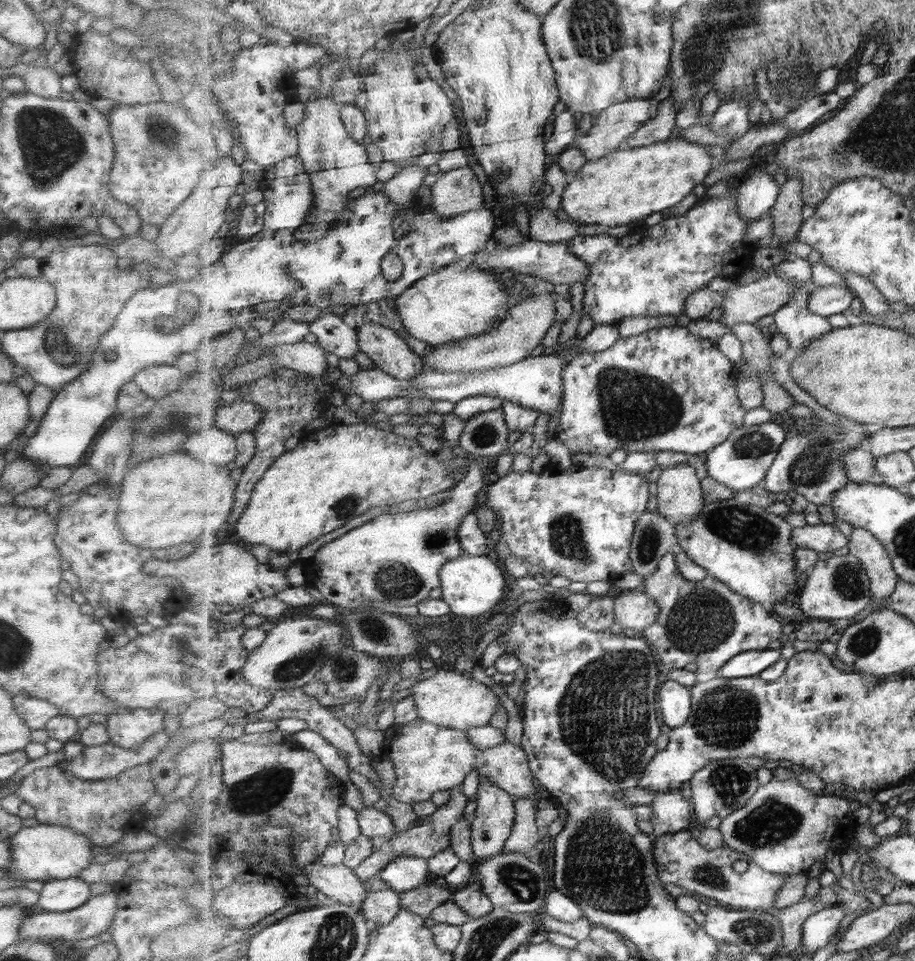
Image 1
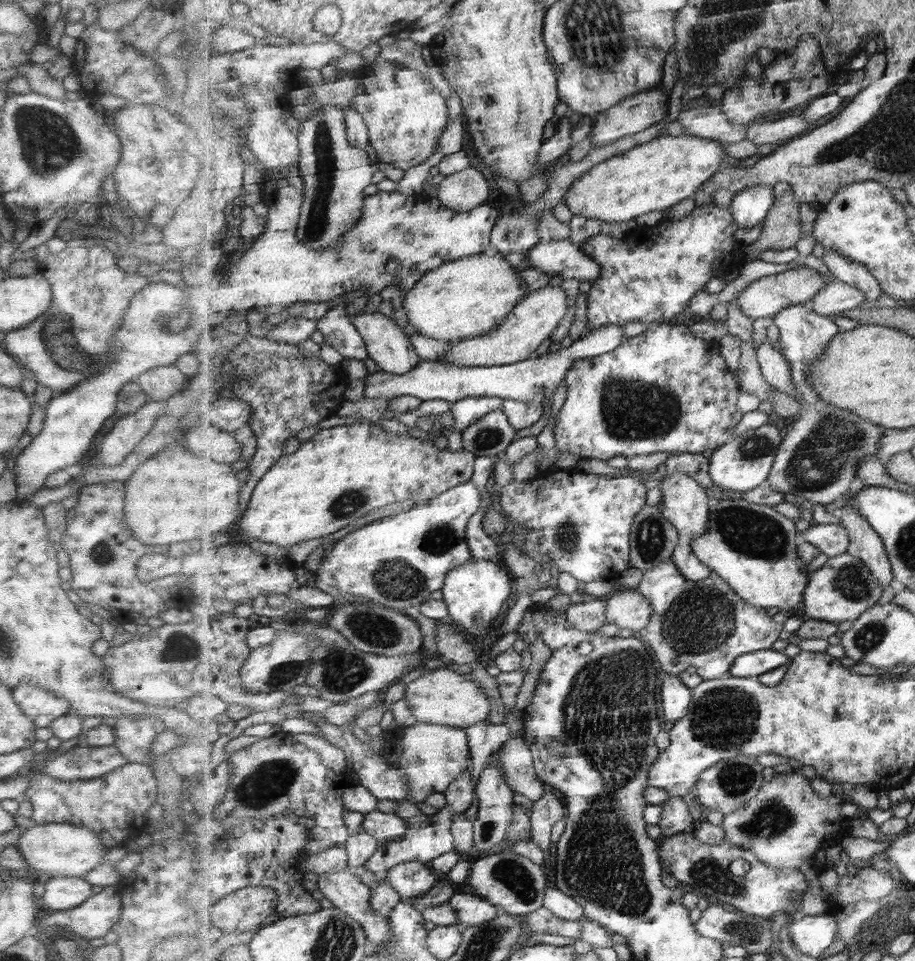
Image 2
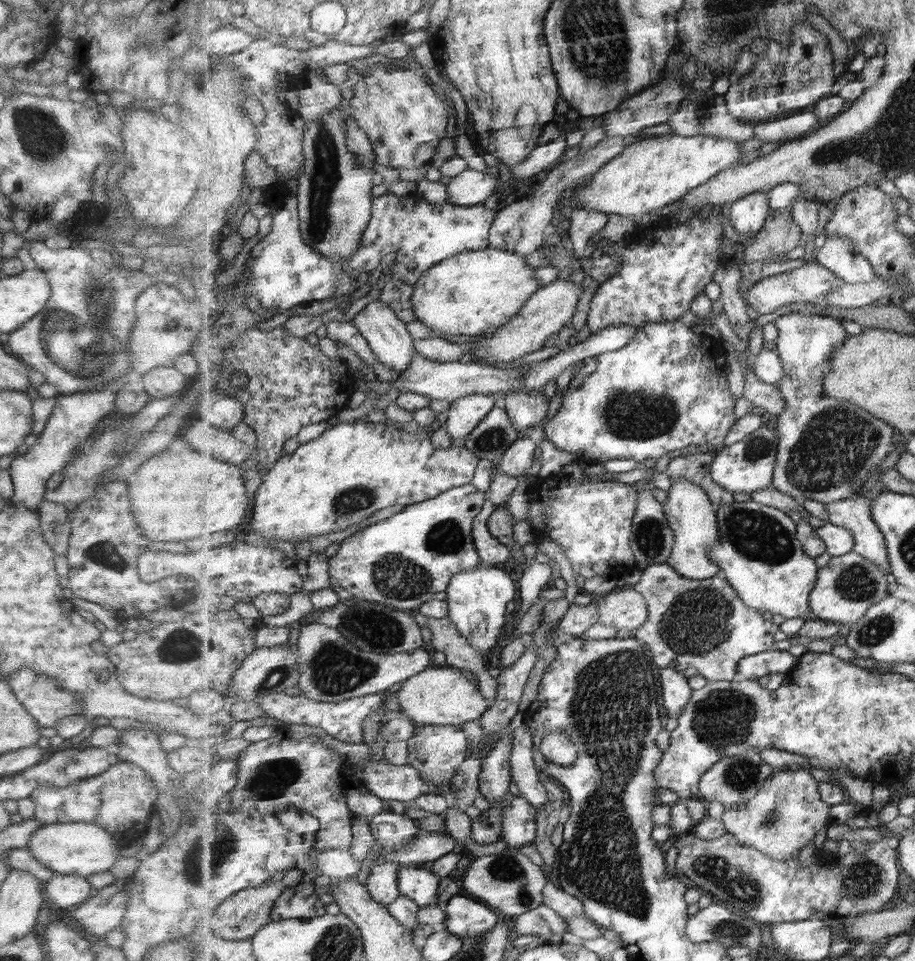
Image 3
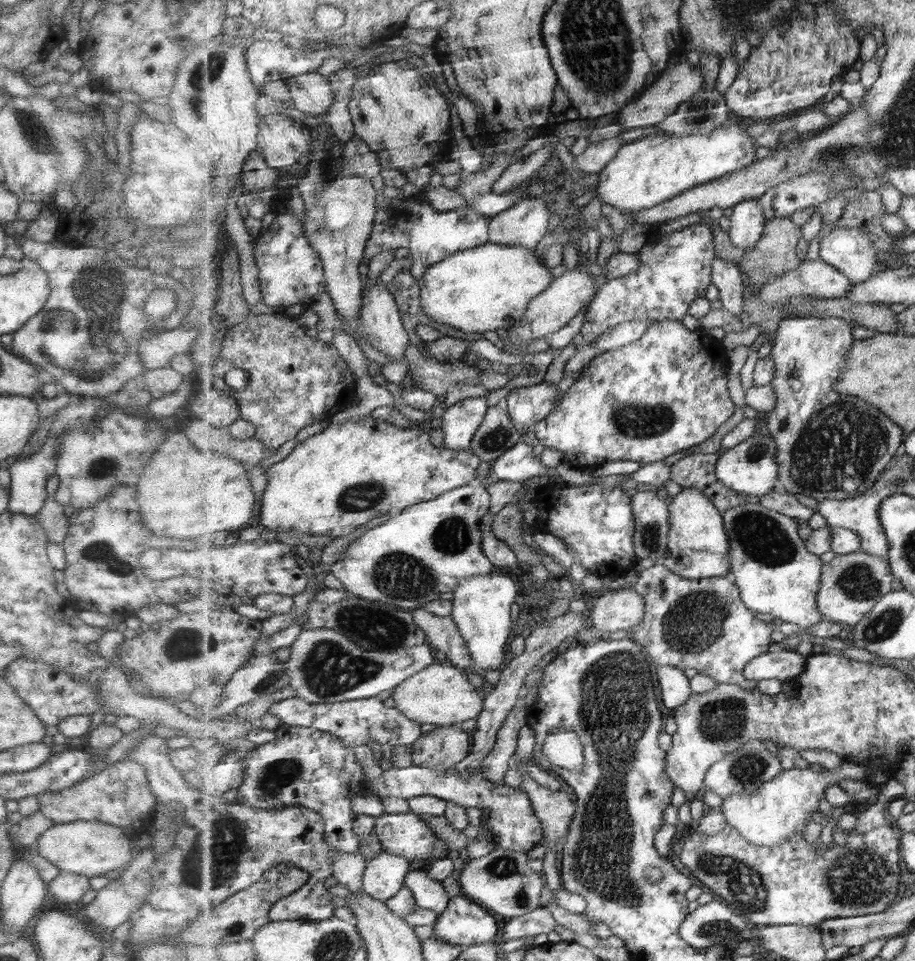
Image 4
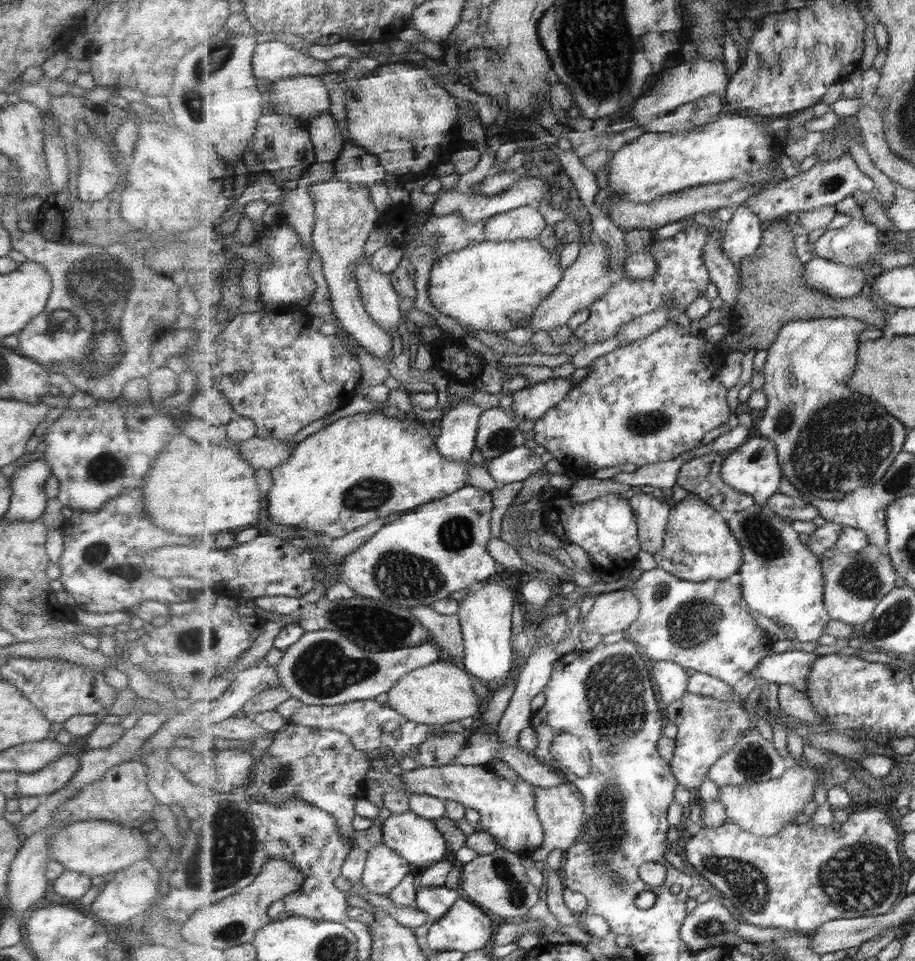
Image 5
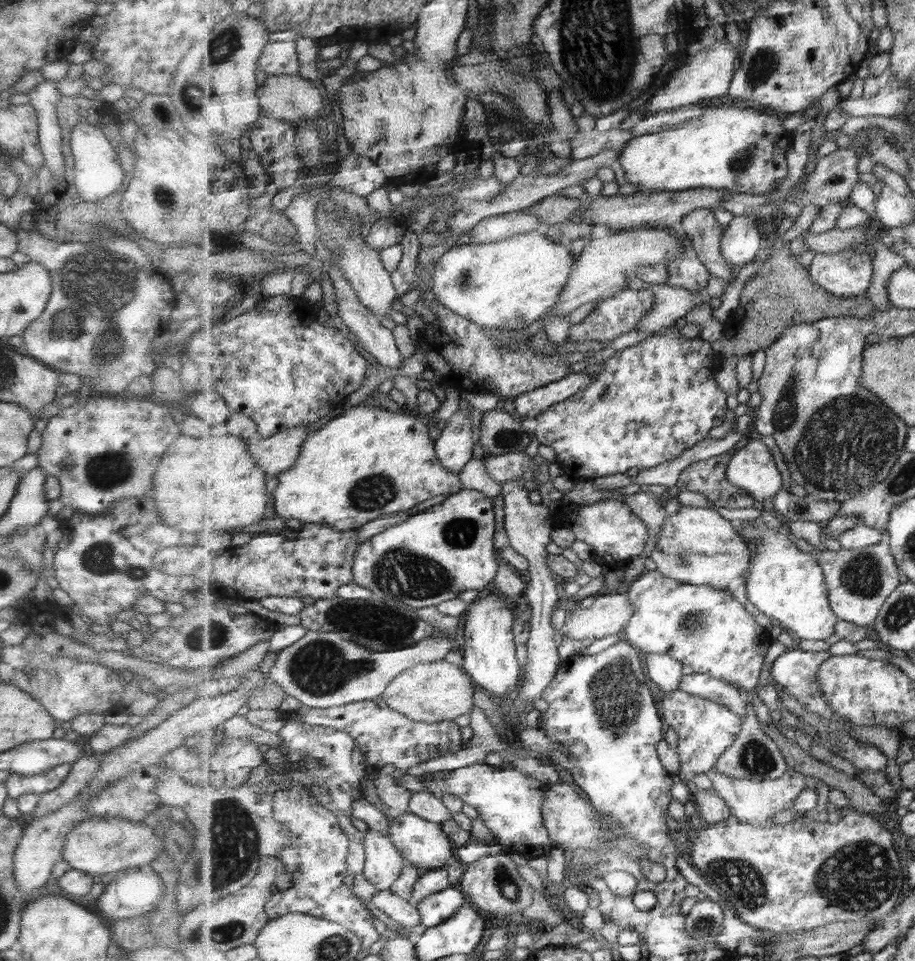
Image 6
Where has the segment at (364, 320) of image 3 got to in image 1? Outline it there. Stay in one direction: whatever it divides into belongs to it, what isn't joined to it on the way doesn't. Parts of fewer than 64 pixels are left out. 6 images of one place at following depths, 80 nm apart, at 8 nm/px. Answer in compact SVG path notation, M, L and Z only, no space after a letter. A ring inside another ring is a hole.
M376 322L358 328L360 350L373 360L377 368L399 380L411 382L424 371L422 355L409 348L399 334Z

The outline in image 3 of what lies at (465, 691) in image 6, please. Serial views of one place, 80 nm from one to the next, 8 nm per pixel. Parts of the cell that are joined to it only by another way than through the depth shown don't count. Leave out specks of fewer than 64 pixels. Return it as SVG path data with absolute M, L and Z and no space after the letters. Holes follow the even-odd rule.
M447 664L431 666L421 674L408 678L396 693L401 710L415 723L423 725L462 728L468 722L480 721L491 705L478 684L463 676L461 669Z

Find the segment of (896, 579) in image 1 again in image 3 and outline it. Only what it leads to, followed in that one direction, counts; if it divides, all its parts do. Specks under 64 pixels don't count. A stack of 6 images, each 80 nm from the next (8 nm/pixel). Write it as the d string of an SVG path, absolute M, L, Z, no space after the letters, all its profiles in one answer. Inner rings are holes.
M878 482L867 496L836 501L826 505L828 523L849 530L855 539L853 552L874 562L885 574L892 576L890 555L886 540L871 515L871 505L875 496L885 492L885 487Z

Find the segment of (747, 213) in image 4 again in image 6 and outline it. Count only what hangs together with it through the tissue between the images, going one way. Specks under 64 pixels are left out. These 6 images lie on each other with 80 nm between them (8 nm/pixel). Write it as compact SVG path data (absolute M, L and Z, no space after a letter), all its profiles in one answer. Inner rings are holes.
M753 215L734 216L724 230L721 252L733 266L740 268L757 258L763 238Z

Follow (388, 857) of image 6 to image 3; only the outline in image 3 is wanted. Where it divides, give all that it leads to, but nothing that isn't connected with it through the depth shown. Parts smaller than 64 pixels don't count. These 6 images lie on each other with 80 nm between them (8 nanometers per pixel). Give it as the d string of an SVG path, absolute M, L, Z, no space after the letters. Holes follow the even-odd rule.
M379 860L373 864L365 885L377 902L388 907L402 895L398 885L398 872L401 867L392 860Z

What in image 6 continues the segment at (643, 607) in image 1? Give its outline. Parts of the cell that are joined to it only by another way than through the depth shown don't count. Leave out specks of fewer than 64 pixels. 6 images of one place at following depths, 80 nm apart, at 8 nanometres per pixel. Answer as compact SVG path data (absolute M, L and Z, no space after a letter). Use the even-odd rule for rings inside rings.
M627 593L600 595L589 608L571 612L565 626L556 631L556 639L559 644L567 635L577 644L583 638L605 638L613 634L622 636L634 612Z

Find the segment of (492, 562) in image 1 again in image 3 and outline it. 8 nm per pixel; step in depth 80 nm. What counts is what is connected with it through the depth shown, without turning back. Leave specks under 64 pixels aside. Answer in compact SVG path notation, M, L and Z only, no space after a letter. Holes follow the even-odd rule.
M483 563L478 569L456 574L450 583L446 592L450 619L480 653L495 650L495 646L499 644L499 636L503 634L506 638L508 634L505 633L507 604L518 600L519 588L517 590L513 577L505 572L503 566L487 566Z

